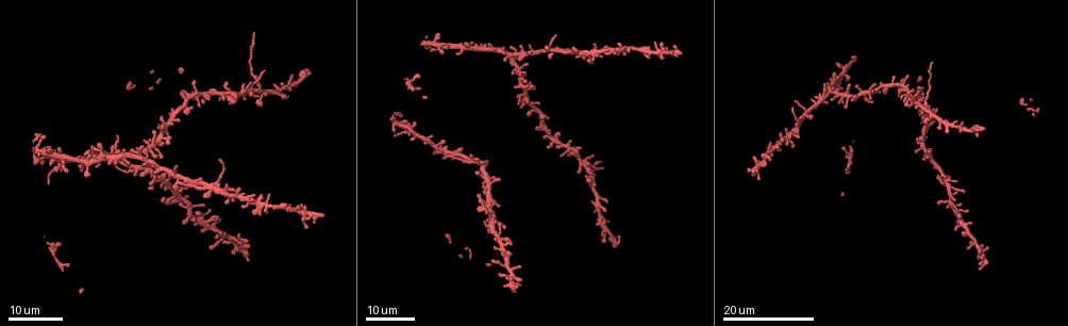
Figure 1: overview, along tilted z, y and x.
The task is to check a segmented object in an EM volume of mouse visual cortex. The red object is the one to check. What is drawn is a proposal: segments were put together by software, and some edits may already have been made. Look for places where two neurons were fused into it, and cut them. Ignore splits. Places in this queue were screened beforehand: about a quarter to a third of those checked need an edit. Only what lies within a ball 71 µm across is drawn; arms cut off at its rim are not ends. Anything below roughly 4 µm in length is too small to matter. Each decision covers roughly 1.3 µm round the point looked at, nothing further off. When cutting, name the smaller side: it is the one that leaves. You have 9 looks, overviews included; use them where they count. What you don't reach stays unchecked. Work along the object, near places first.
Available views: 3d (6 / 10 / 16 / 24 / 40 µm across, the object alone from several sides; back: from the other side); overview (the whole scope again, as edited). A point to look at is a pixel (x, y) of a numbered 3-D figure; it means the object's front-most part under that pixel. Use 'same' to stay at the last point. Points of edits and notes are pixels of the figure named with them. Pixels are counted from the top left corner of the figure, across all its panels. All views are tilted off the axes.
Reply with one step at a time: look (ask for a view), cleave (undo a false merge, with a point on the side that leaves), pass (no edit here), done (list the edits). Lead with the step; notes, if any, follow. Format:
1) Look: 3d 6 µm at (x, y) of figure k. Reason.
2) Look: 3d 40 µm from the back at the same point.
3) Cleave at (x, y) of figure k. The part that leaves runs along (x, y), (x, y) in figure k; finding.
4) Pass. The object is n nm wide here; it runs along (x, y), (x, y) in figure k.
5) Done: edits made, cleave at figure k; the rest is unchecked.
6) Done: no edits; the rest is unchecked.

Look: 3d 16 µm at (60, 163) of figure 1. Arms part here.

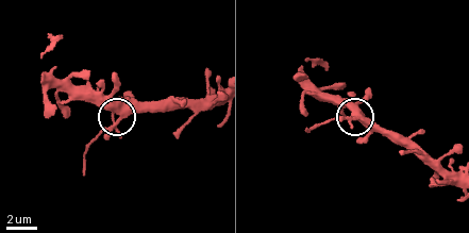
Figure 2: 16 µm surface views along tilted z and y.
Look: 3d 6 µm at (354, 113) of figure 2. Zoom in.

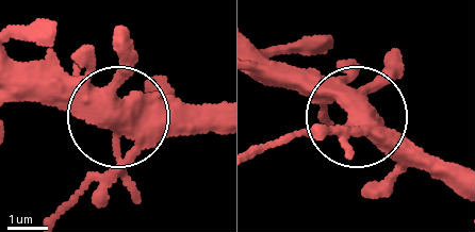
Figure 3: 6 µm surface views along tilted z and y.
Pass. The side arm is 5 µm long; 3 arms meet here; continuous, no second neuron.

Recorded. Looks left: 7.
Look: 3d 24 µm at (455, 152) of figure 1. Arms run side by side.

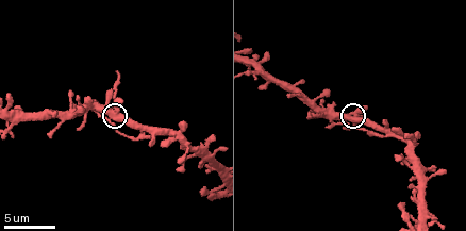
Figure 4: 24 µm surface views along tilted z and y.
Look: 3d 6 µm at (117, 112) of figure 4. Closer look.

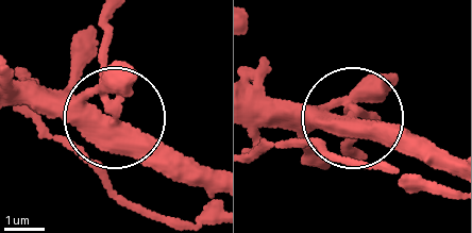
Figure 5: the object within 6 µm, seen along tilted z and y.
Pass. 5 arms meet here; all the same neuron.

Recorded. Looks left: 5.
Look: 3d 16 µm at (161, 131) of figure 1. Four or more arms meet.

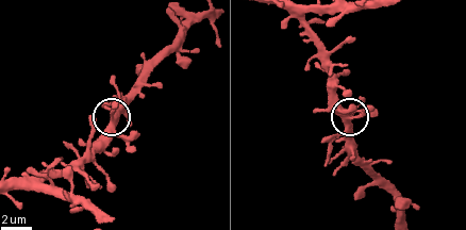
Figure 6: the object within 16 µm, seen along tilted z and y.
Look: 3d 6 µm at (112, 124) of figure 6.

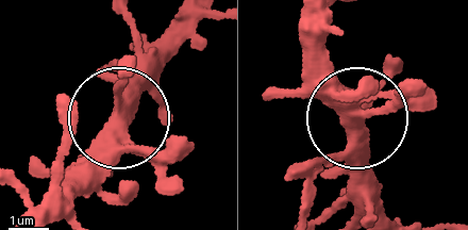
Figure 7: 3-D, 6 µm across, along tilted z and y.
Look: 3d 6 µm from the back at (358, 122) of figure 7.

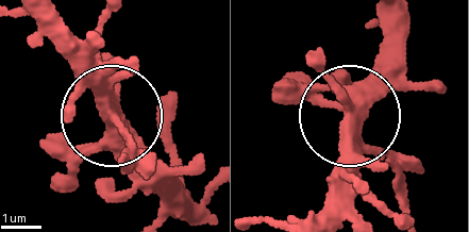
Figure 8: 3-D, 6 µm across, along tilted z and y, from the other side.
Pass. 4 arms meet here; continuous, no second neuron.

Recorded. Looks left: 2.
Look: 3d 16 µm at (62, 160) of figure 1. Two arms in line, one across.

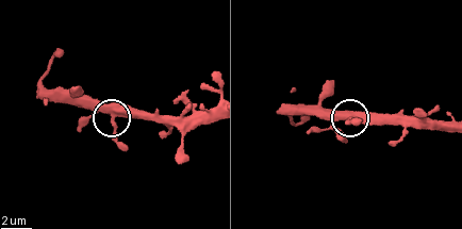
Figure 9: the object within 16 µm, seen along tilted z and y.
Look: 3d 10 µm at (110, 115) of figure 9.

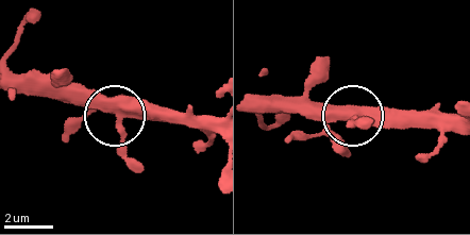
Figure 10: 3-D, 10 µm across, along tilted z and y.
Pass. The object is 420 nm wide here; it runs along (212, 120), (111, 114), (43, 94) in figure 10; all the same neuron.

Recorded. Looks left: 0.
Done: no edits; the rest is unchecked.

